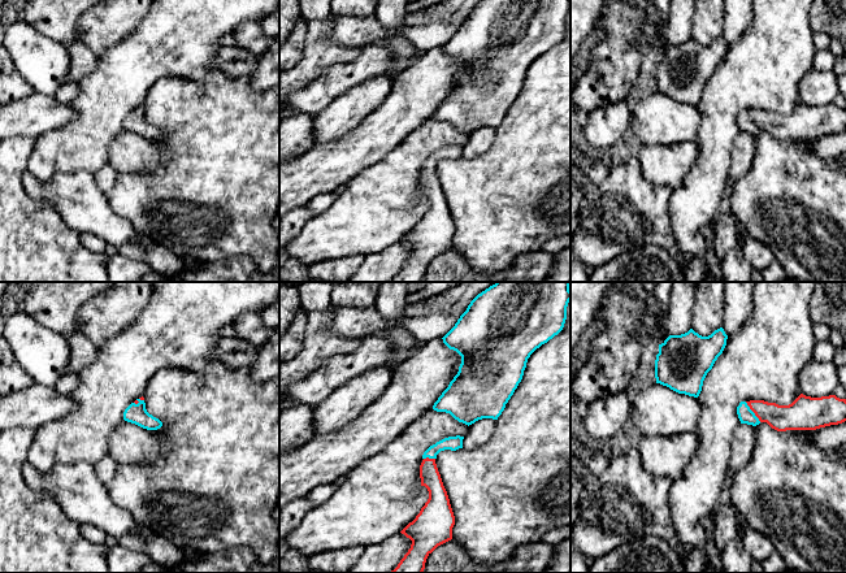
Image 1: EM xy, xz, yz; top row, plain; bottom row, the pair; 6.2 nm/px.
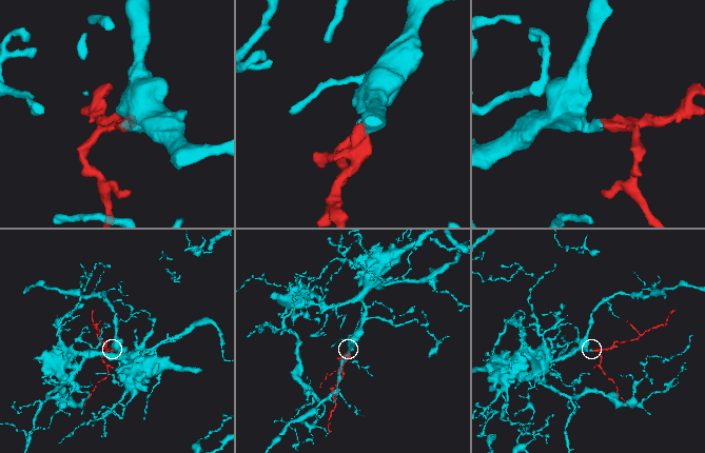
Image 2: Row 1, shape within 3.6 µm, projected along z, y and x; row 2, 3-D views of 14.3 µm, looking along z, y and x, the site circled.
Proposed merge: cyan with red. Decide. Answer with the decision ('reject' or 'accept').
accept

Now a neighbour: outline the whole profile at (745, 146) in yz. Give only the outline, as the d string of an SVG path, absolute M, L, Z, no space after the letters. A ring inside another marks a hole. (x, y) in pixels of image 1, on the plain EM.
M741 133L734 140L729 178L741 179L751 169L756 153L756 135Z

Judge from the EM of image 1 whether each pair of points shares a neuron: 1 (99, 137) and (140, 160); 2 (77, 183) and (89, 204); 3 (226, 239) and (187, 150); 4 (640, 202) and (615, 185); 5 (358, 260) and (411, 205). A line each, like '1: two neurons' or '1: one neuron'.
1: two neurons
2: one neuron
3: one neuron
4: one neuron
5: two neurons

